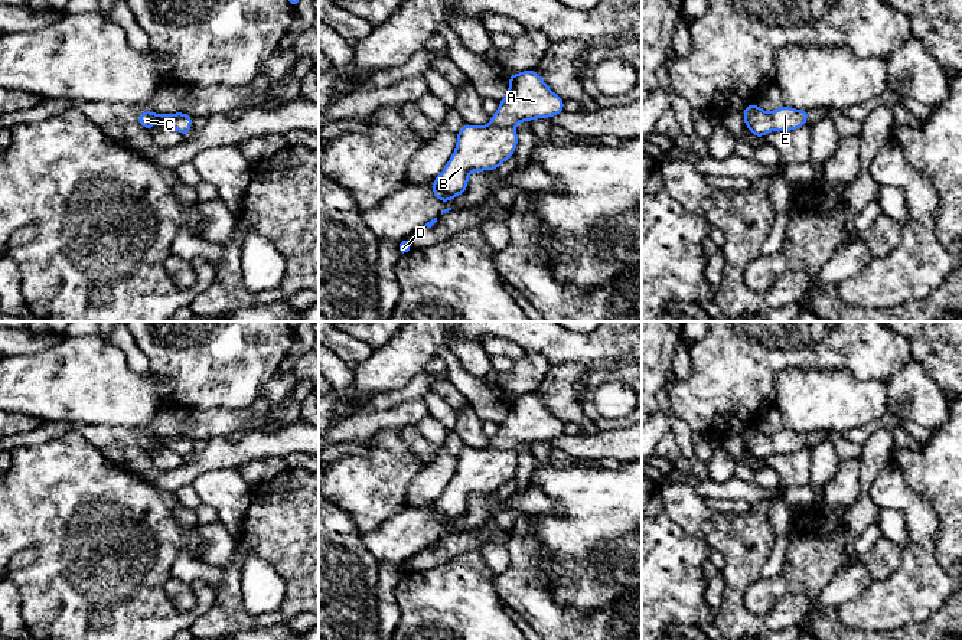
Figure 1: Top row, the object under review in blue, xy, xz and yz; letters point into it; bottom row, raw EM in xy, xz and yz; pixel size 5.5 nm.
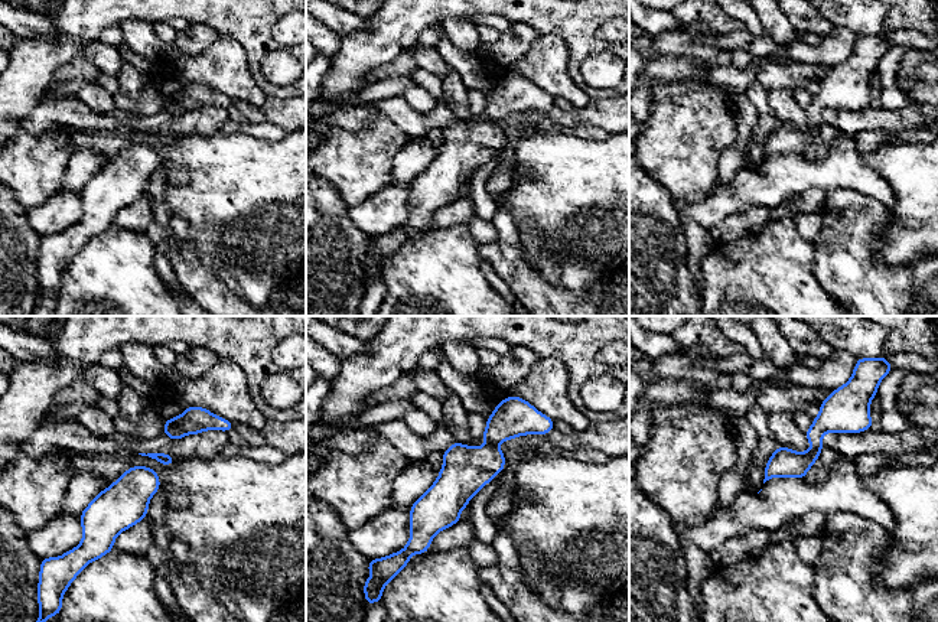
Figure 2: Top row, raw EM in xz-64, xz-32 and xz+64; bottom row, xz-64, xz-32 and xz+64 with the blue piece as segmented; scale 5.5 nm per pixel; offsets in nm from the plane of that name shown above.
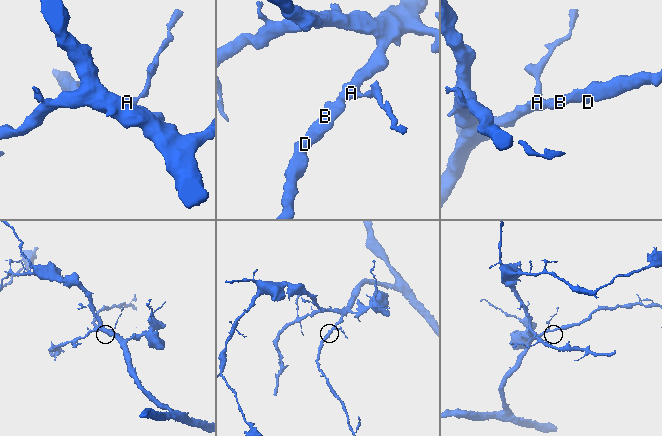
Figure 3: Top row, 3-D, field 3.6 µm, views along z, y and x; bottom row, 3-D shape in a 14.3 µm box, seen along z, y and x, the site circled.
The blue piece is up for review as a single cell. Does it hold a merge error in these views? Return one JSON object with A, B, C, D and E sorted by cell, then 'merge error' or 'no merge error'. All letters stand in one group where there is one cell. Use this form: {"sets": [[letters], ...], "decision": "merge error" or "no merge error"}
{"sets": [["A", "B", "C", "D", "E"]], "decision": "no merge error"}

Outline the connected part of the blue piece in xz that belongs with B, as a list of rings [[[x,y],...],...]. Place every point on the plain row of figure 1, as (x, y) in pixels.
[[[524,394],[508,399],[509,412],[487,448],[464,447],[457,454],[456,473],[443,494],[433,502],[433,517],[450,525],[467,513],[472,494],[496,493],[515,477],[519,444],[551,441],[564,434],[564,422],[550,412],[541,398]]]

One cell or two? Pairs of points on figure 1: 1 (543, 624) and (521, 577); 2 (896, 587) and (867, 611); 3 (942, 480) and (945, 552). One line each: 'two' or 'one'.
1: one
2: one
3: one

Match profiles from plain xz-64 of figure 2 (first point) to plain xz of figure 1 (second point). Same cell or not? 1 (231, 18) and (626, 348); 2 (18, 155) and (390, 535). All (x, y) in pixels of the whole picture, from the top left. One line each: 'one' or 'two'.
1: one
2: two

